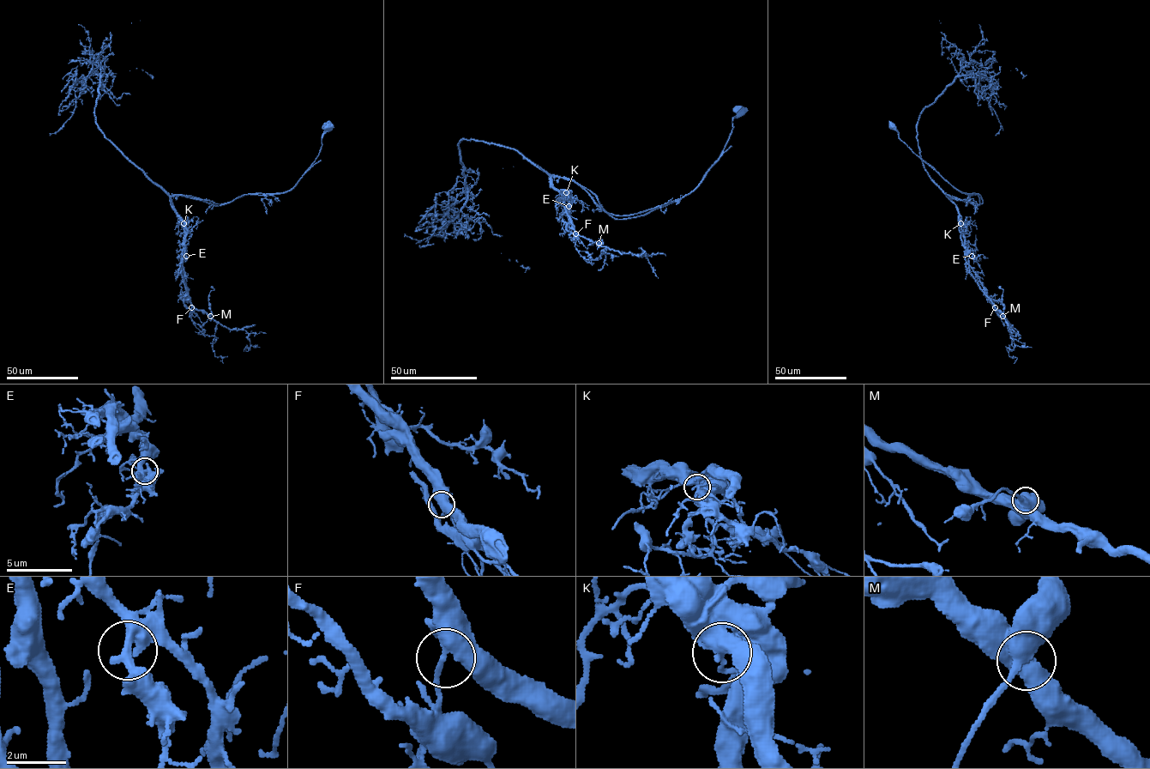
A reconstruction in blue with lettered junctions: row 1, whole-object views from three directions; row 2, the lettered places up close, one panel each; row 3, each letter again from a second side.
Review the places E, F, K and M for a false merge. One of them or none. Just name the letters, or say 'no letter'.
K

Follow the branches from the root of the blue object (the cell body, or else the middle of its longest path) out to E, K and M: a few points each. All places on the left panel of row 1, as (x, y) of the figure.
E: (328, 126), (316, 158), (285, 192), (244, 194), (219, 205), (173, 196), (171, 203), (184, 225), (186, 256)
K: (328, 126), (316, 158), (289, 190), (244, 194), (219, 205), (173, 196), (171, 203), (183, 223)
M: (328, 126), (316, 158), (285, 192), (244, 194), (219, 205), (171, 197), (184, 225), (187, 295), (210, 316)

